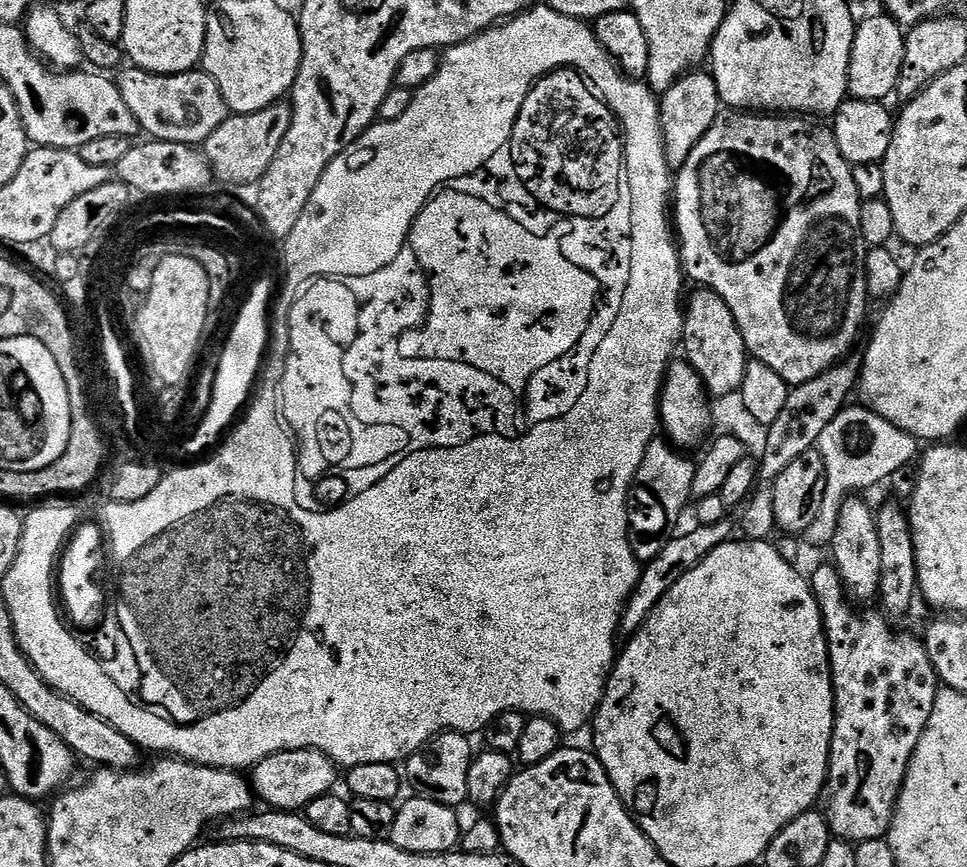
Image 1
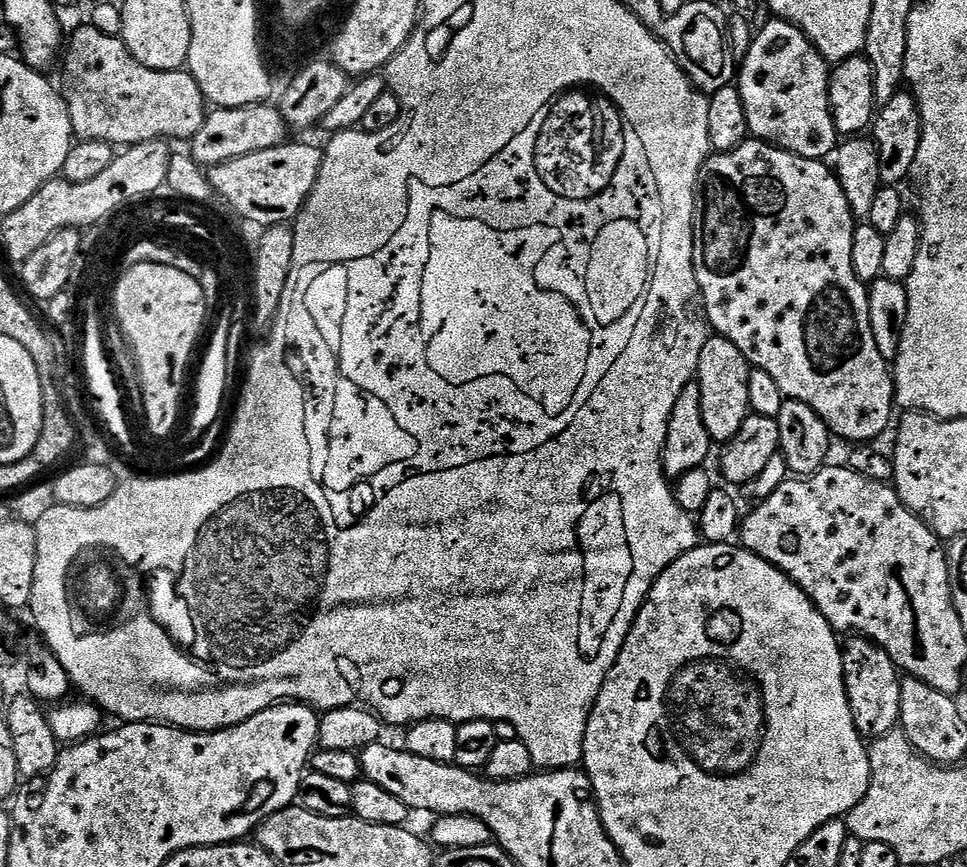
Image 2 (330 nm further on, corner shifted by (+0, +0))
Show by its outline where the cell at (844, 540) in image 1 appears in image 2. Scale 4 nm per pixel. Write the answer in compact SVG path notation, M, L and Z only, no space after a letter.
M861 634L845 639L843 695L848 708L856 719L856 728L861 737L879 738L893 731L900 723L900 681L901 673L885 648Z

